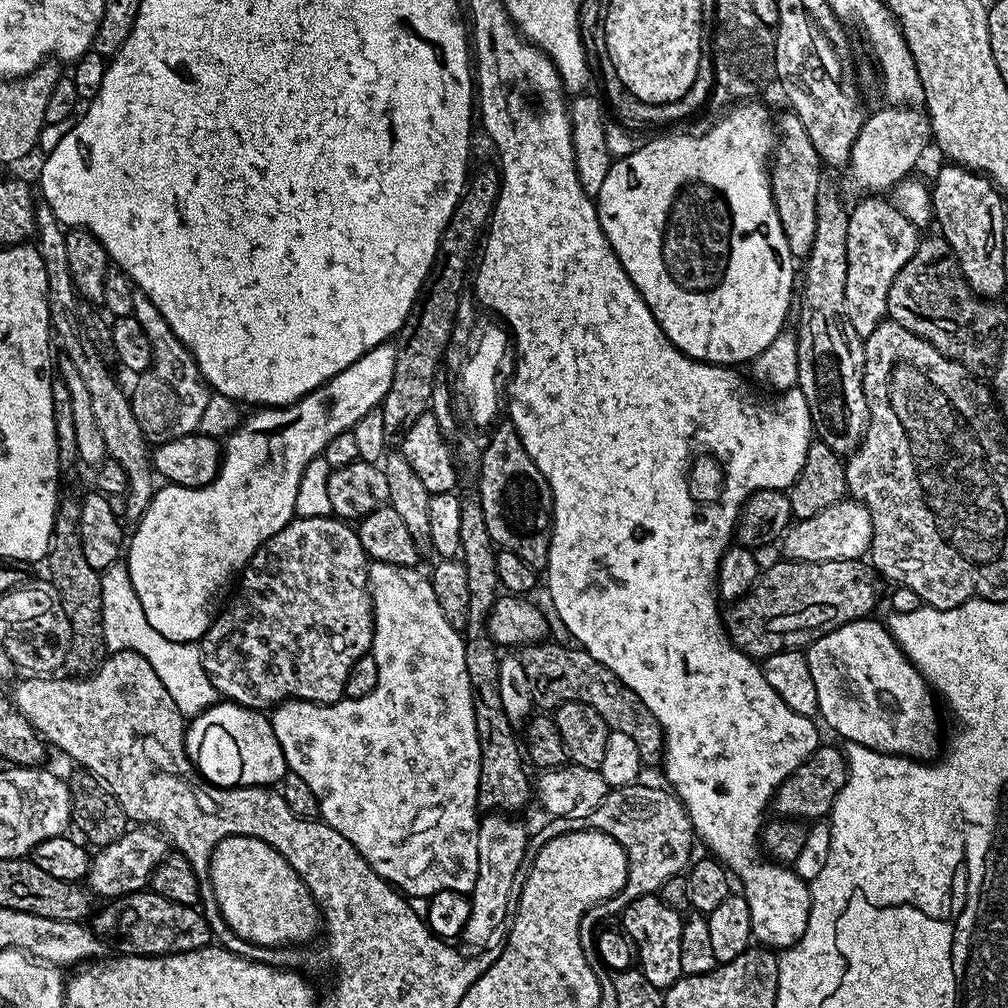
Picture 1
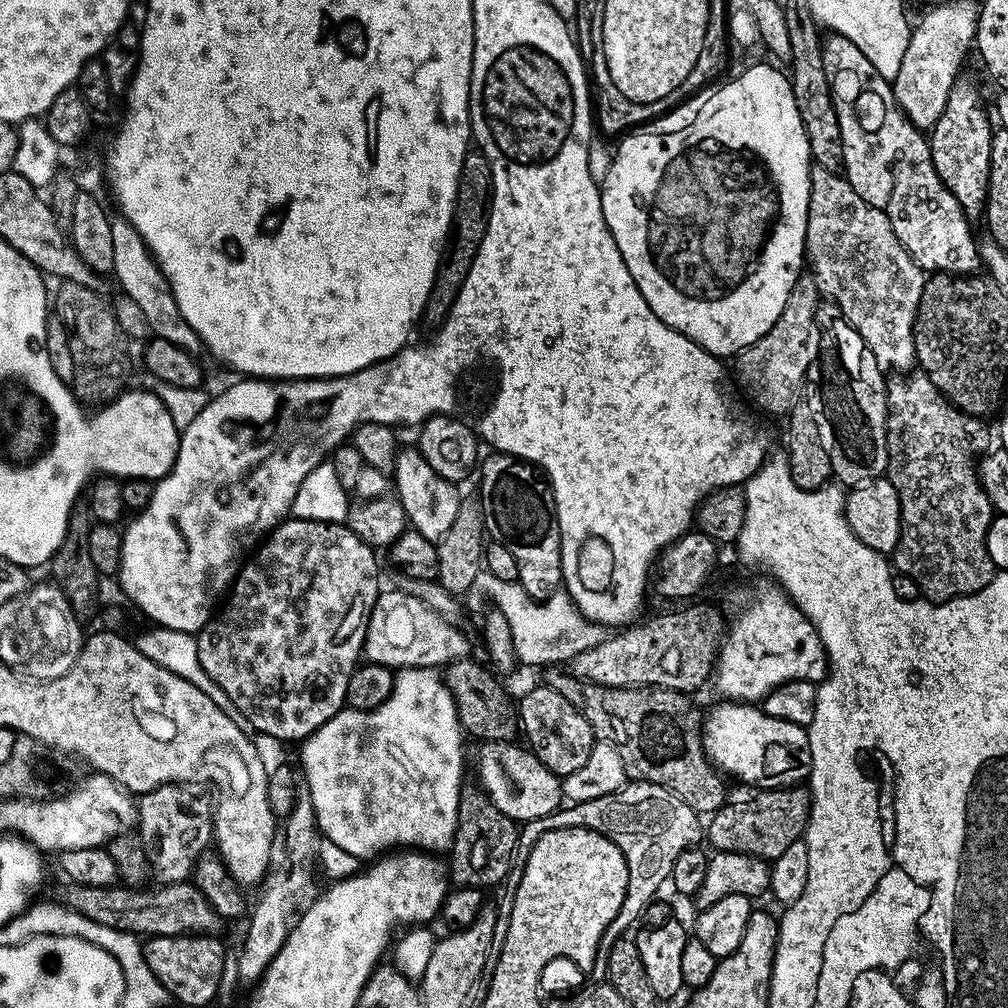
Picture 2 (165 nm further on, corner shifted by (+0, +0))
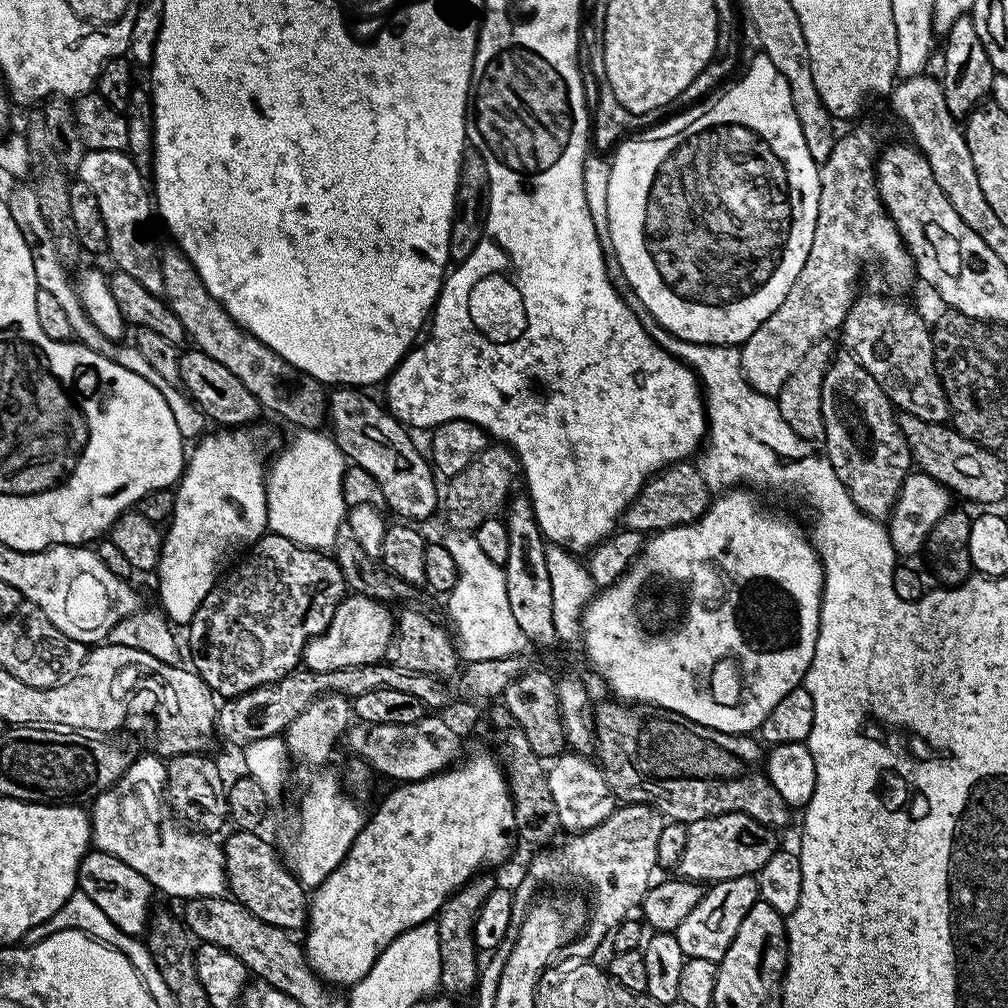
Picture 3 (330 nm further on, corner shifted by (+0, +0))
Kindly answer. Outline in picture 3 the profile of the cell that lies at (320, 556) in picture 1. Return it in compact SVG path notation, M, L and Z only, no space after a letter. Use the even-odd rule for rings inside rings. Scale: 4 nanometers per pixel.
M269 531L267 534L261 536L251 548L247 549L243 559L244 558L245 560L242 561L240 565L237 563L227 575L216 581L215 586L210 590L210 594L206 594L206 598L202 598L202 606L198 606L192 623L187 625L186 628L186 632L188 632L188 644L192 647L191 667L204 679L206 686L212 689L213 693L220 698L241 696L250 690L260 688L263 684L278 682L283 676L290 676L293 672L297 671L302 664L304 648L314 637L322 635L327 627L330 626L334 612L338 610L340 601L343 600L346 595L346 585L342 570L337 566L335 559L333 559L327 551L304 548L300 544L290 542L290 538L282 538L277 532Z

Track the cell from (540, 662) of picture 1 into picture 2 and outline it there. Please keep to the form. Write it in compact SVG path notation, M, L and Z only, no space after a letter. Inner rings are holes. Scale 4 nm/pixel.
M571 671L552 672L546 680L547 687L558 690L566 702L570 702L590 722L593 737L605 744L615 744L622 750L624 775L629 781L644 781L657 784L673 792L684 800L686 805L699 814L711 814L723 808L726 803L721 773L704 753L704 734L701 713L692 709L692 704L683 692L669 688L611 688L601 684L591 684L580 680Z

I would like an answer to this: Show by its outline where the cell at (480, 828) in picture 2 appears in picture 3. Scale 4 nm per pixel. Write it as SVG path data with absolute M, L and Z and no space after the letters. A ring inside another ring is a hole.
M477 874L467 880L460 889L446 898L446 902L442 902L434 917L440 955L439 987L443 995L449 998L471 997L476 992L480 980L482 960L474 938L474 922L478 922L478 910L482 910L486 898L490 898L492 891L498 887L498 880L484 875L488 874Z

